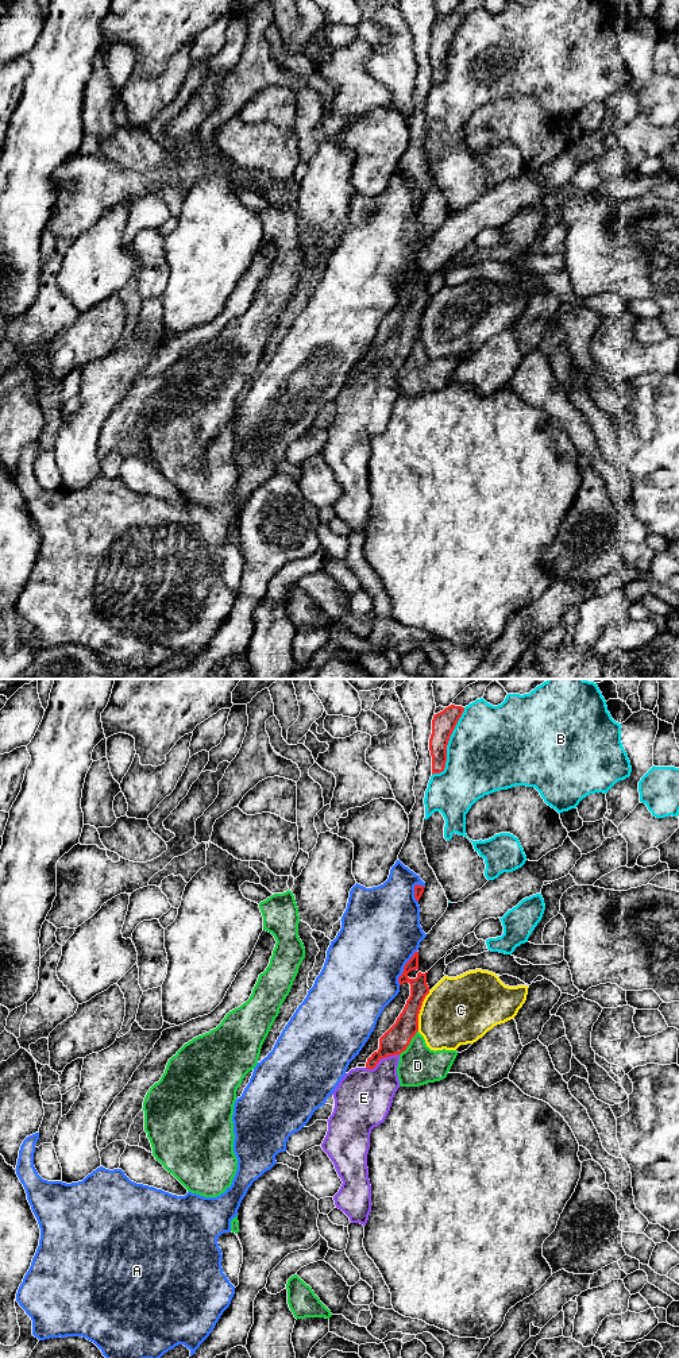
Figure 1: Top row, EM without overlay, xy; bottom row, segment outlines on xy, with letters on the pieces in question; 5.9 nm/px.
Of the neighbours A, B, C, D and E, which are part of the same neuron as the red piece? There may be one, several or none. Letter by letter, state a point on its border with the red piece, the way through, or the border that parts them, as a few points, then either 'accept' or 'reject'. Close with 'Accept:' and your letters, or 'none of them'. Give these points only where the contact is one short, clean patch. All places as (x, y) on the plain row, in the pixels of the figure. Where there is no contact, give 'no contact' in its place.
A: xy (404, 277) | reject
B: xy (447, 53) | reject
C: xy (419, 320) | along xy (429, 300), (419, 323), (417, 339) | reject
D: xy (409, 351) | reject
E: xy (381, 366) | across xy (396, 348), (381, 366), (379, 388), (363, 404) | accept
Accept: E

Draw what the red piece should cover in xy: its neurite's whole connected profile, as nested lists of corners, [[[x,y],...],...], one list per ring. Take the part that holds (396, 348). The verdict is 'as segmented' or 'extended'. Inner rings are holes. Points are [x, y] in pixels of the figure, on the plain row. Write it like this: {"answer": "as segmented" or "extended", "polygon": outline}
{"answer": "extended", "polygon": [[[418,261],[405,273],[398,286],[400,294],[410,293],[410,305],[396,332],[379,347],[379,358],[374,360],[364,377],[351,378],[333,400],[335,417],[328,431],[328,440],[321,452],[343,493],[333,505],[336,517],[342,518],[351,532],[366,535],[371,521],[371,494],[369,489],[367,463],[371,439],[385,431],[393,406],[401,396],[397,375],[400,363],[406,359],[412,347],[418,340],[418,323],[425,305],[429,302],[427,282],[418,279]]]}

